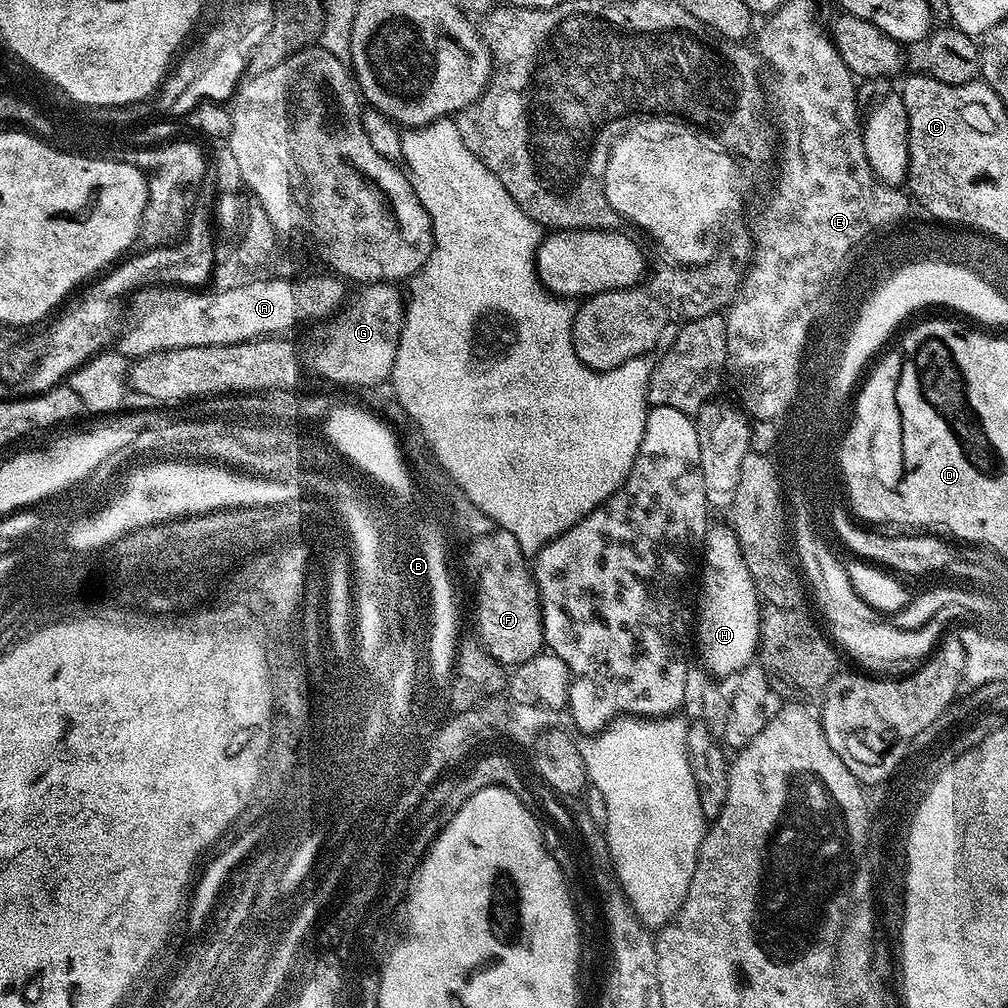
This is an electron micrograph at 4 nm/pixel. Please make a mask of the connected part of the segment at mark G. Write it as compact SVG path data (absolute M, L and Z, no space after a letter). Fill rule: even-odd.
M389 281L363 285L333 320L315 327L304 349L307 371L309 368L312 373L344 386L364 388L389 381L405 314L404 296L397 288L395 283Z

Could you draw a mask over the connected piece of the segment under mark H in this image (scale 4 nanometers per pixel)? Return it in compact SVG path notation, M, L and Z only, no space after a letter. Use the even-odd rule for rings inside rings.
M711 525L702 545L702 556L703 552L700 617L694 620L694 636L700 639L700 656L704 659L705 668L716 678L721 678L744 668L741 664L733 664L732 659L739 656L750 662L757 659L762 599L731 525ZM715 656L720 657L719 664L716 664Z

